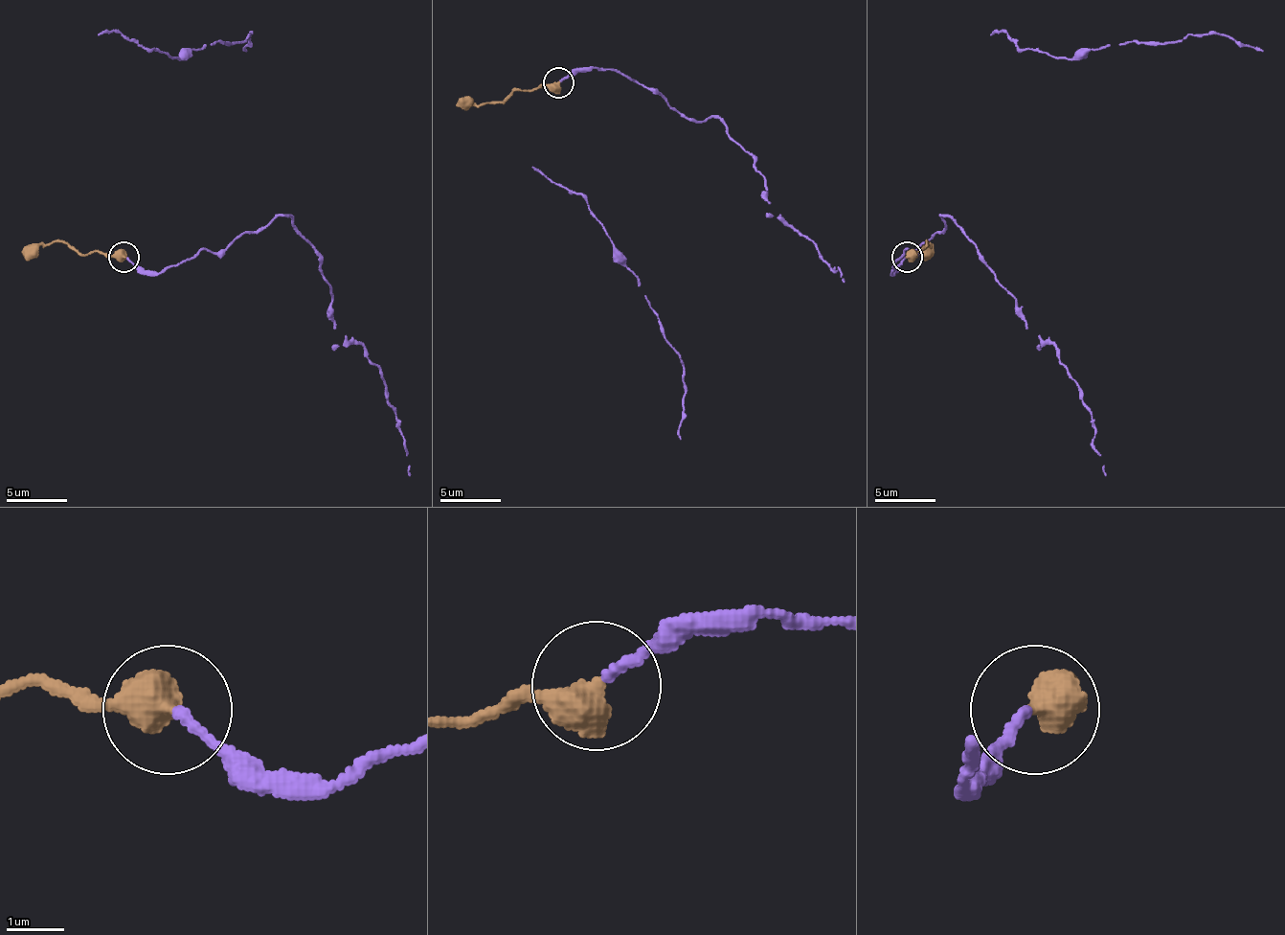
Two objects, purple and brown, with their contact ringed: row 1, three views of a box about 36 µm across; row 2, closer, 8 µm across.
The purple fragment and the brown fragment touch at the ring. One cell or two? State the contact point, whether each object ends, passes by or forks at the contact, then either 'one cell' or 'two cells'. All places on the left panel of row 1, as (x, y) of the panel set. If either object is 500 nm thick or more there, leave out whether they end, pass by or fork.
at (123, 257); two cells

